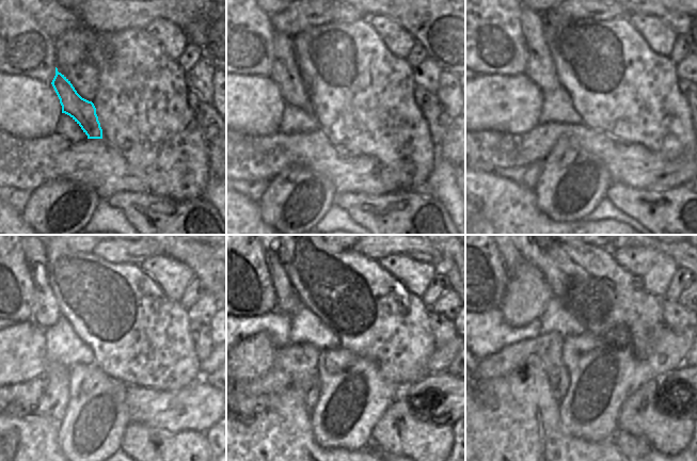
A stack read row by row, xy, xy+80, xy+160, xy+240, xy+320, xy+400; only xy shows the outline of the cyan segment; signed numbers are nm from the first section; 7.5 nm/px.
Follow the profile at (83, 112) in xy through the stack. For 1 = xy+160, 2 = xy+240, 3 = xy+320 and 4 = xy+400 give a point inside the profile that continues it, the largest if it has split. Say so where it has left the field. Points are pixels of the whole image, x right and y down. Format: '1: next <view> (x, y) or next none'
1: next xy+160 (528, 74)
2: next xy+240 (46, 311)
3: next xy+320 (286, 300)
4: next xy+400 (510, 256)

